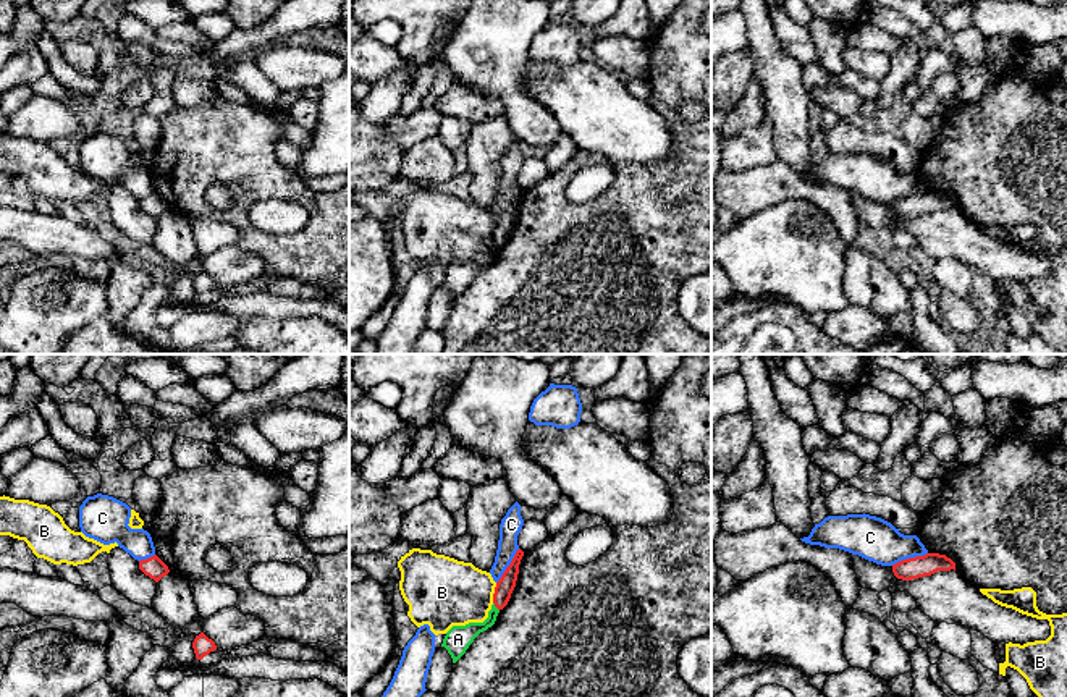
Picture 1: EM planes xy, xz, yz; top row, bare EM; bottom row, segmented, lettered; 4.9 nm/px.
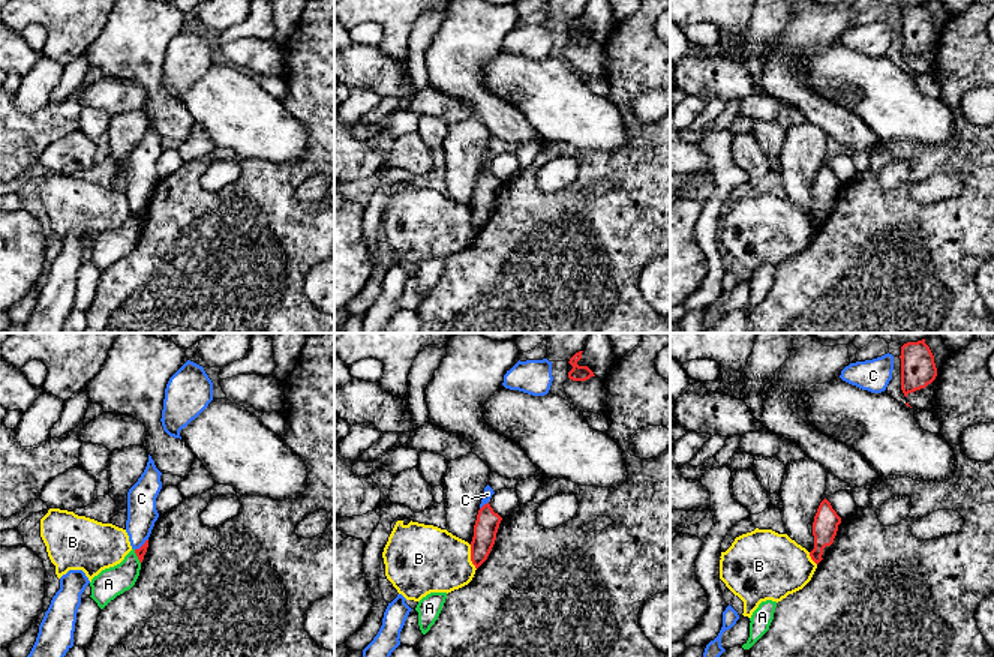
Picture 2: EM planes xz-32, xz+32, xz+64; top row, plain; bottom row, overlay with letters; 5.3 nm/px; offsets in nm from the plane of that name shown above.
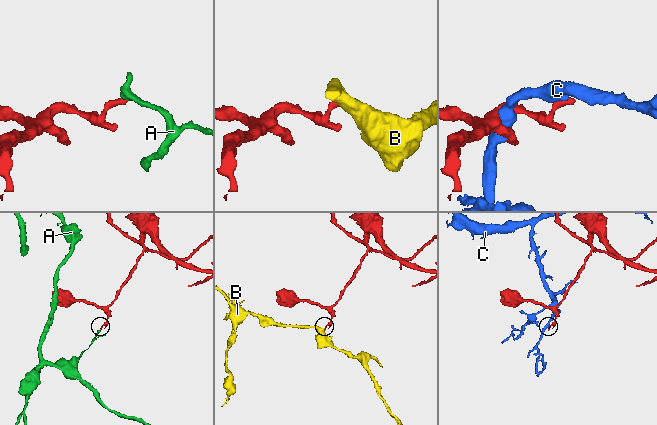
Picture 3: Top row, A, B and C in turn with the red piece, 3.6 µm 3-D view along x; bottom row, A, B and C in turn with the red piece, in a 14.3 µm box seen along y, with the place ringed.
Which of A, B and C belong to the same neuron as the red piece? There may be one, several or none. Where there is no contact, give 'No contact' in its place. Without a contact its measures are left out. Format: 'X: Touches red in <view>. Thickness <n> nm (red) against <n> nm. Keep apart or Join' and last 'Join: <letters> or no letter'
A: Touches red in xz. Thickness 90 nm (red) against 130 nm. Keep apart
B: Touches red in xz. Thickness 90 nm (red) against 340 nm. Keep apart
C: Touches red in yz. Thickness 110 nm (red) against 220 nm. Keep apart
Join: no letter

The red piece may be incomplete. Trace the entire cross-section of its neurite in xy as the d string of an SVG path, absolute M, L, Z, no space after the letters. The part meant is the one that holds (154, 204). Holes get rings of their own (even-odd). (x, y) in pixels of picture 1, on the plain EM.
M157 192L141 197L139 207L155 220L170 210L168 204Z

